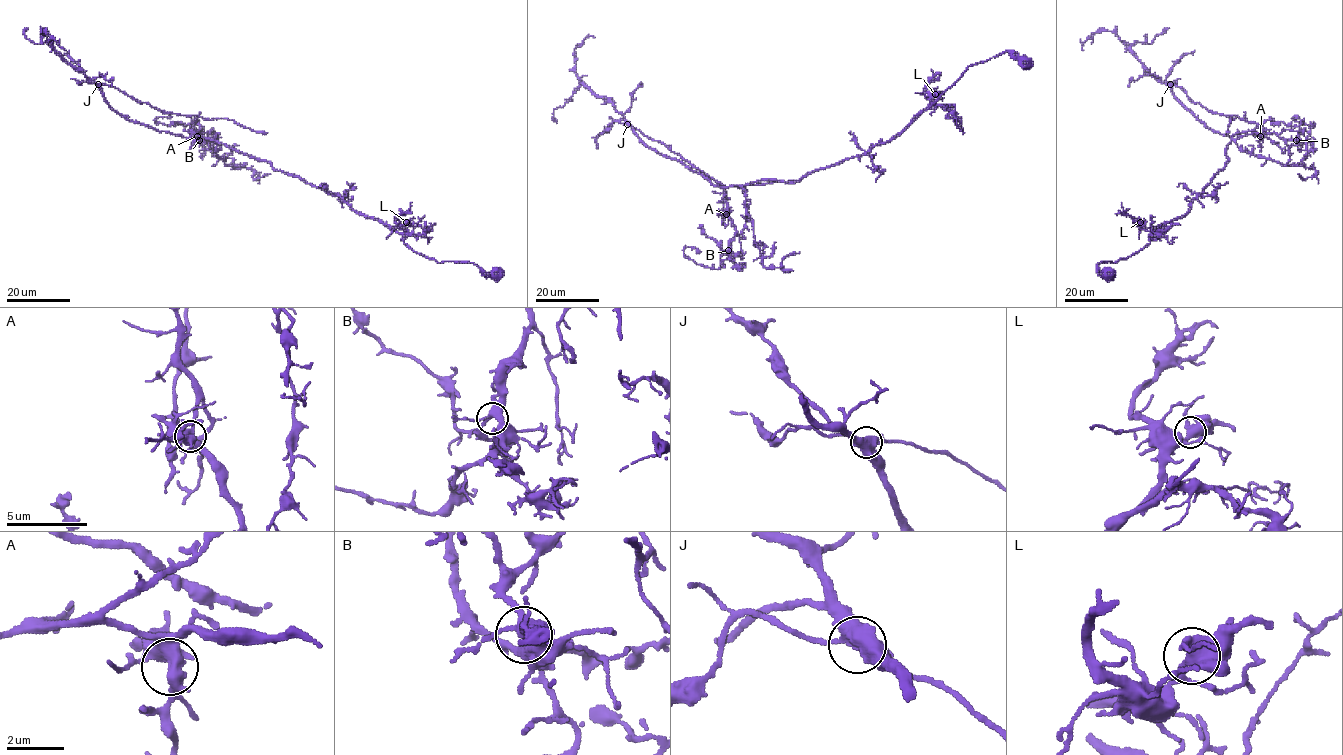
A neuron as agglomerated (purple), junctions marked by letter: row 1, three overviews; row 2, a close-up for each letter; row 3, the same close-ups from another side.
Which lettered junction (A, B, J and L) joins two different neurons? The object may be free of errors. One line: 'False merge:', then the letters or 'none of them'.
False merge: J

